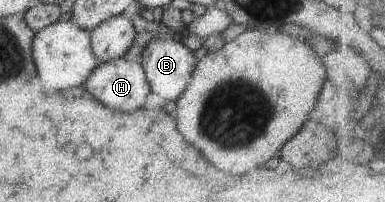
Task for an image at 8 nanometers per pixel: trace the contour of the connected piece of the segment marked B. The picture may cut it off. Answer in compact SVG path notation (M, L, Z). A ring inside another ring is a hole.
M175 38L152 40L140 59L152 93L176 101L190 83L197 59Z

